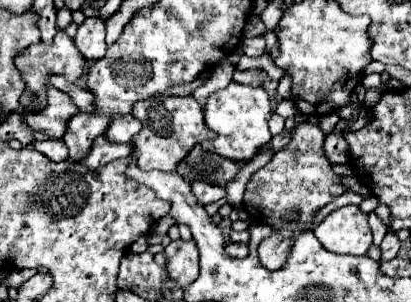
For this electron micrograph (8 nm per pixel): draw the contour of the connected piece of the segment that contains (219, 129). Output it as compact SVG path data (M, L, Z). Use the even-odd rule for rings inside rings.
M231 81L225 89L211 93L207 99L205 123L209 129L217 133L217 137L213 141L205 141L203 149L207 149L209 153L217 153L219 157L225 157L235 163L249 161L271 139L271 133L267 127L267 121L271 115L273 111L269 105L267 91L263 87L249 87L249 85L239 85Z

